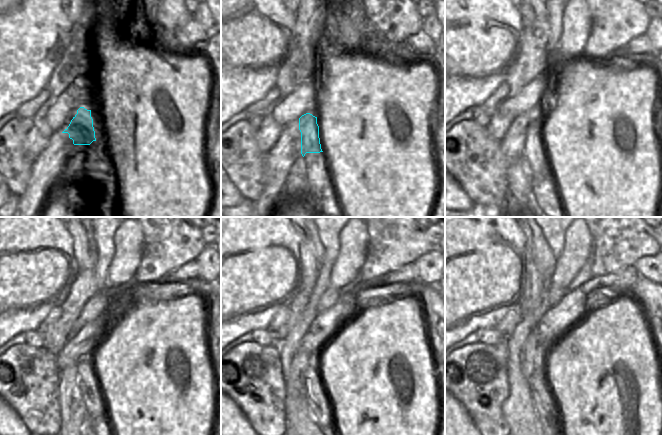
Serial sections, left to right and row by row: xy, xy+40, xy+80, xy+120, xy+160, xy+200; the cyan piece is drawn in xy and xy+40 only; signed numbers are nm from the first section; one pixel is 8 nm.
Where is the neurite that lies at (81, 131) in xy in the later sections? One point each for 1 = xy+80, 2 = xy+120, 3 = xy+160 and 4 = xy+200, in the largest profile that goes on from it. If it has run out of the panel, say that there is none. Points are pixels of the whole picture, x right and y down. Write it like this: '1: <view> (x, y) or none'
1: xy+80 (535, 154)
2: xy+120 (87, 381)
3: xy+160 (317, 399)
4: xy+200 (544, 403)

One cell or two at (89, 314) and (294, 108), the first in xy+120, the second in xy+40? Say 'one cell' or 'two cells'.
one cell

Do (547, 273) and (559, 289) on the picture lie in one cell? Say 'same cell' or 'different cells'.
different cells

